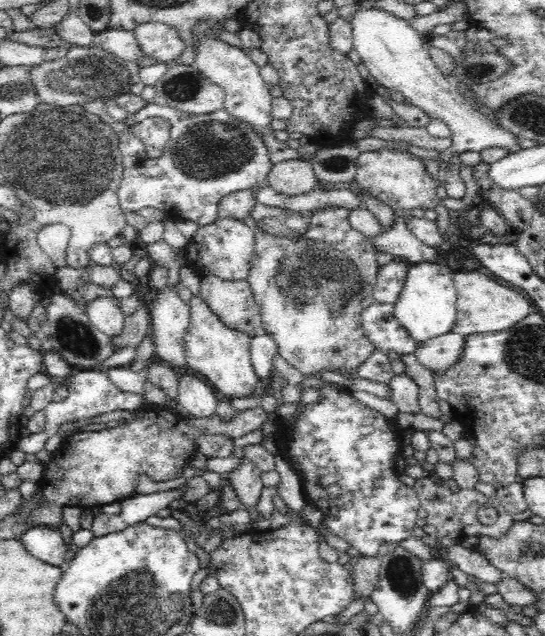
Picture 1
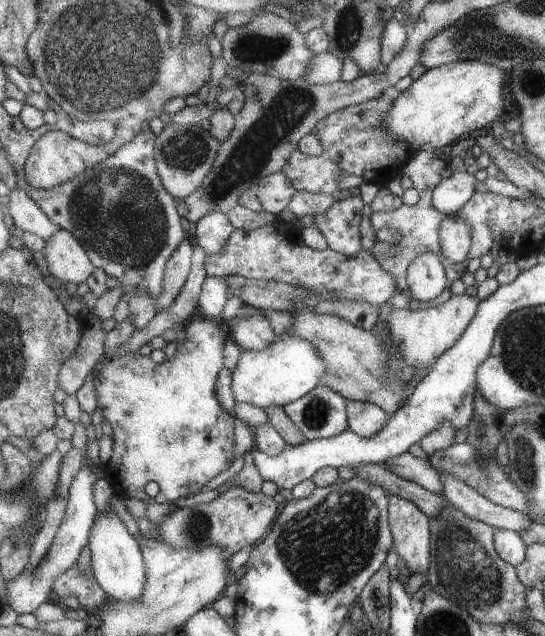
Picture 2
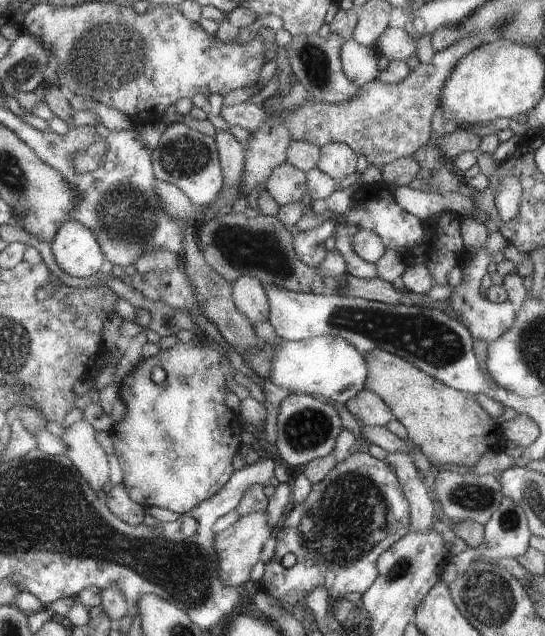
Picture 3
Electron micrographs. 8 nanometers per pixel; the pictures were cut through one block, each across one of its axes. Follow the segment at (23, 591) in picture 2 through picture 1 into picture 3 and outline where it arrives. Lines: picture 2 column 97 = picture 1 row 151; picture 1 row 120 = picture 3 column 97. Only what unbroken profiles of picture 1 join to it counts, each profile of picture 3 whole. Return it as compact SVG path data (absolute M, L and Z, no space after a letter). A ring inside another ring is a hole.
M81 419L64 429L60 438L66 445L64 455L73 461L80 470L80 476L88 482L93 491L97 494L97 492L106 491L109 487L106 482L108 482L110 466L108 466L108 456L106 456L106 452L102 450L102 446L96 441L96 431L97 430L89 422Z

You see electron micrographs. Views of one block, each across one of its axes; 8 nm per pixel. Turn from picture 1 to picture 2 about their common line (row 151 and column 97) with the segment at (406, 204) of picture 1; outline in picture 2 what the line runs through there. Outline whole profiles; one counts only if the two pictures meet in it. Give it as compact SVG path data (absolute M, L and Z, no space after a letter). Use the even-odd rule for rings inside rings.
M195 316L192 322L182 327L186 339L174 358L155 363L149 356L128 352L100 364L94 376L98 408L102 410L102 418L111 424L114 440L112 456L104 465L105 478L120 499L134 497L146 503L174 502L202 491L212 478L228 470L236 457L234 428L238 420L222 408L229 404L229 400L218 396L218 380L226 378L222 368L226 368L226 344L232 341L230 326L215 318ZM149 482L159 486L159 493L154 497L144 489Z

